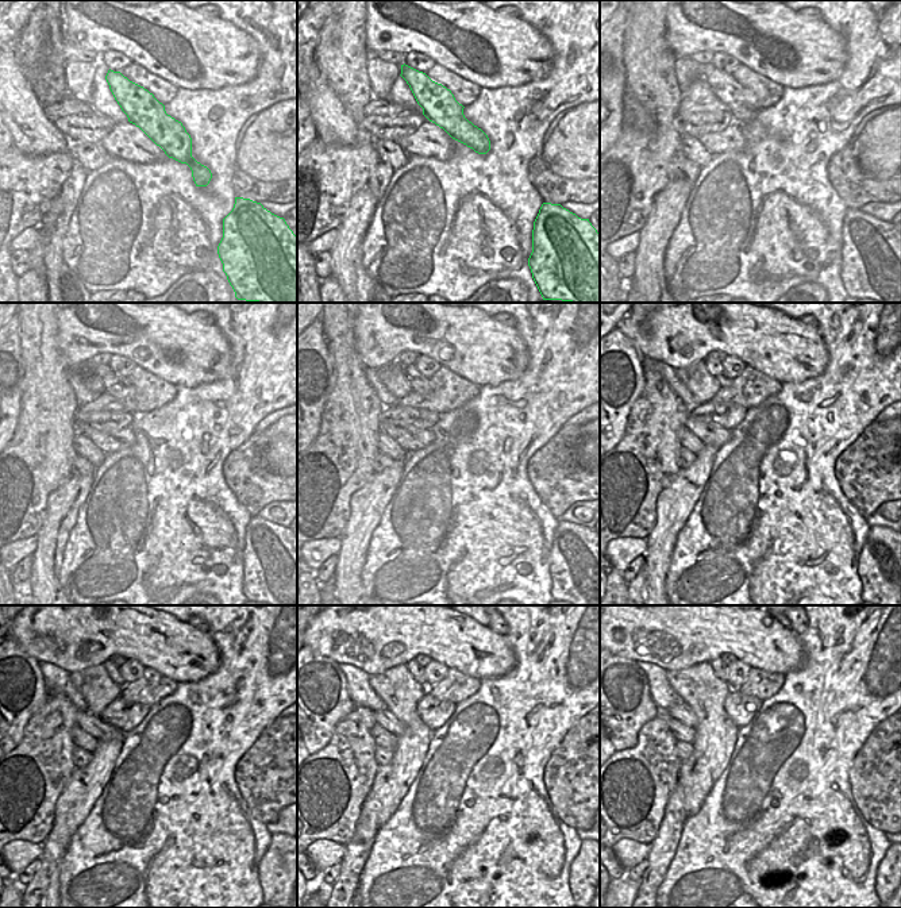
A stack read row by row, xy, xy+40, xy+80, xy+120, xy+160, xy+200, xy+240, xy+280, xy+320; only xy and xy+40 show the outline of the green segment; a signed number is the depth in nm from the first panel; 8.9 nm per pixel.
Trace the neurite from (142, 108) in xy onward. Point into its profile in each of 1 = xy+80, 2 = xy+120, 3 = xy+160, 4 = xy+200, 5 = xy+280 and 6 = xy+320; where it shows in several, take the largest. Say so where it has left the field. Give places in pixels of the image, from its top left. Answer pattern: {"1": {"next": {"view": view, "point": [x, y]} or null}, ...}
{"1": {"next": {"view": "xy+80", "point": [740, 102]}}, "2": {"next": {"view": "xy+120", "point": [119, 387]}}, "3": {"next": {"view": "xy+160", "point": [419, 384]}}, "4": {"next": {"view": "xy+200", "point": [713, 366]}}, "5": {"next": {"view": "xy+280", "point": [415, 669]}}, "6": {"next": {"view": "xy+320", "point": [720, 669]}}}

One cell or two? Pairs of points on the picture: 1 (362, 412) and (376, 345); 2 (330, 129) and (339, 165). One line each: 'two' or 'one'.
1: two
2: two

